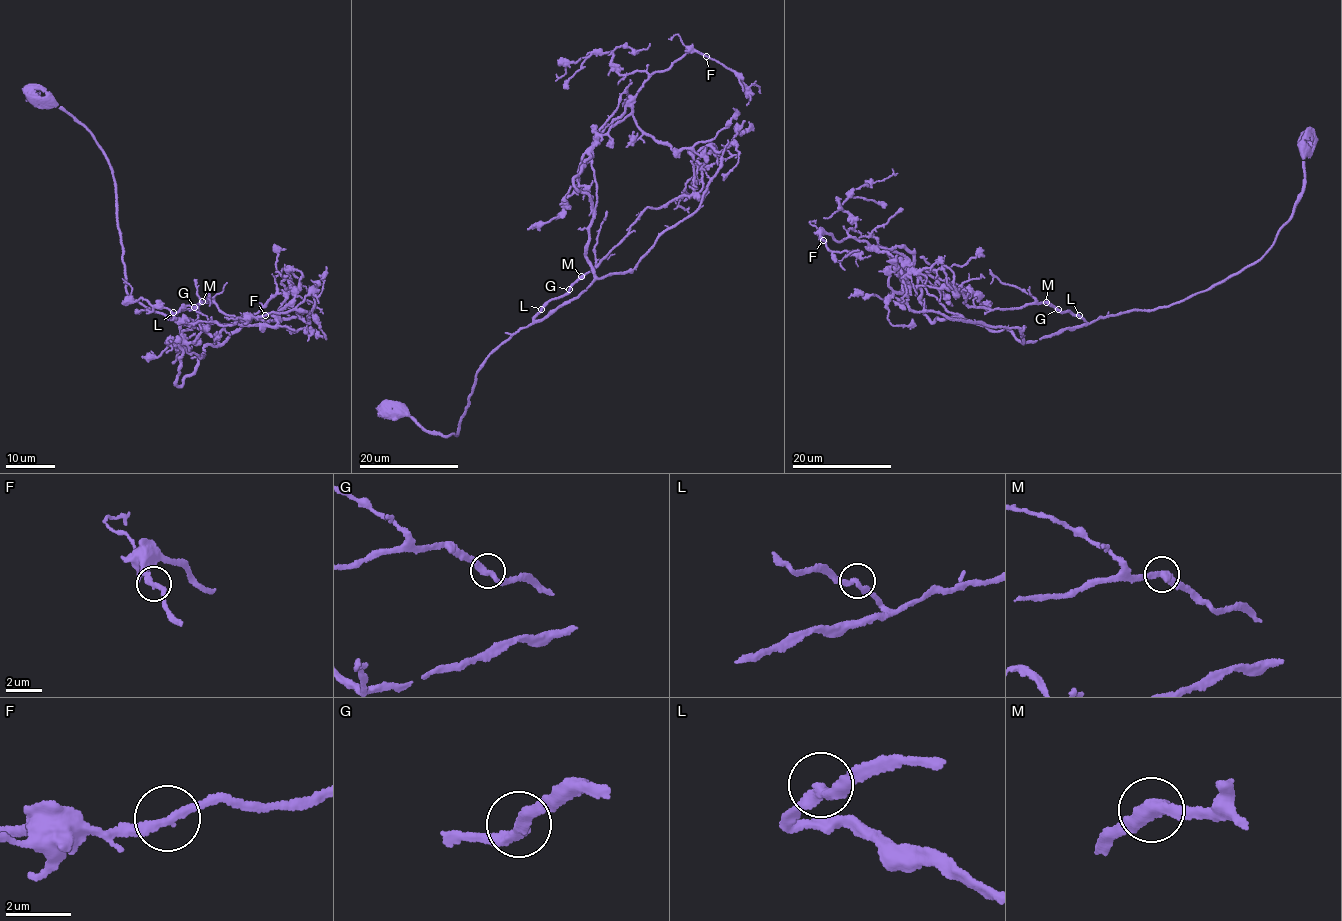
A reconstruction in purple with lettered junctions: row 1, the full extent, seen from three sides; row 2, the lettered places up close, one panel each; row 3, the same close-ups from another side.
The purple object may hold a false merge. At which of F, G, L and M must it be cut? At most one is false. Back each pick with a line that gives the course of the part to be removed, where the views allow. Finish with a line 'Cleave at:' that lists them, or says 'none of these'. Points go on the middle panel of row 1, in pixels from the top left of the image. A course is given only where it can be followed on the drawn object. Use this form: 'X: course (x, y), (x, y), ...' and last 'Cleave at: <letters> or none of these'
Cleave at: none of these

